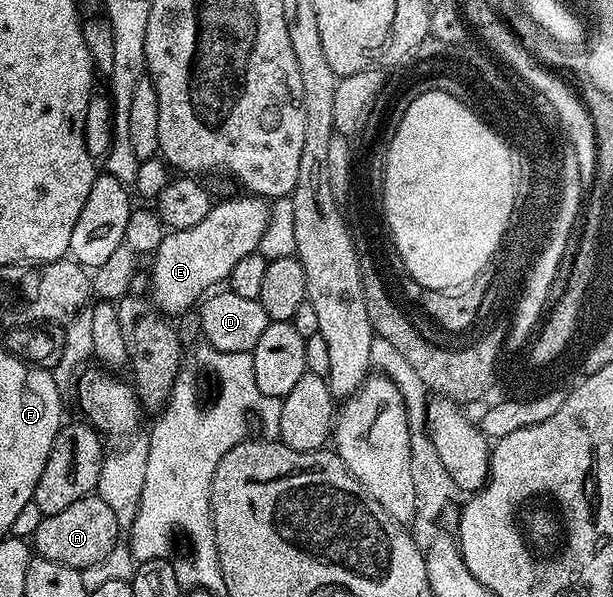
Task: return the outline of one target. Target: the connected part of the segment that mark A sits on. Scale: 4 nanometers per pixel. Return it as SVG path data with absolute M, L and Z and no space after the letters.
M93 492L74 501L74 504L67 505L62 512L43 516L30 542L39 557L83 571L106 560L106 556L110 556L121 538L122 528L118 524L118 516L114 516L114 511L110 504L106 504L106 500Z

